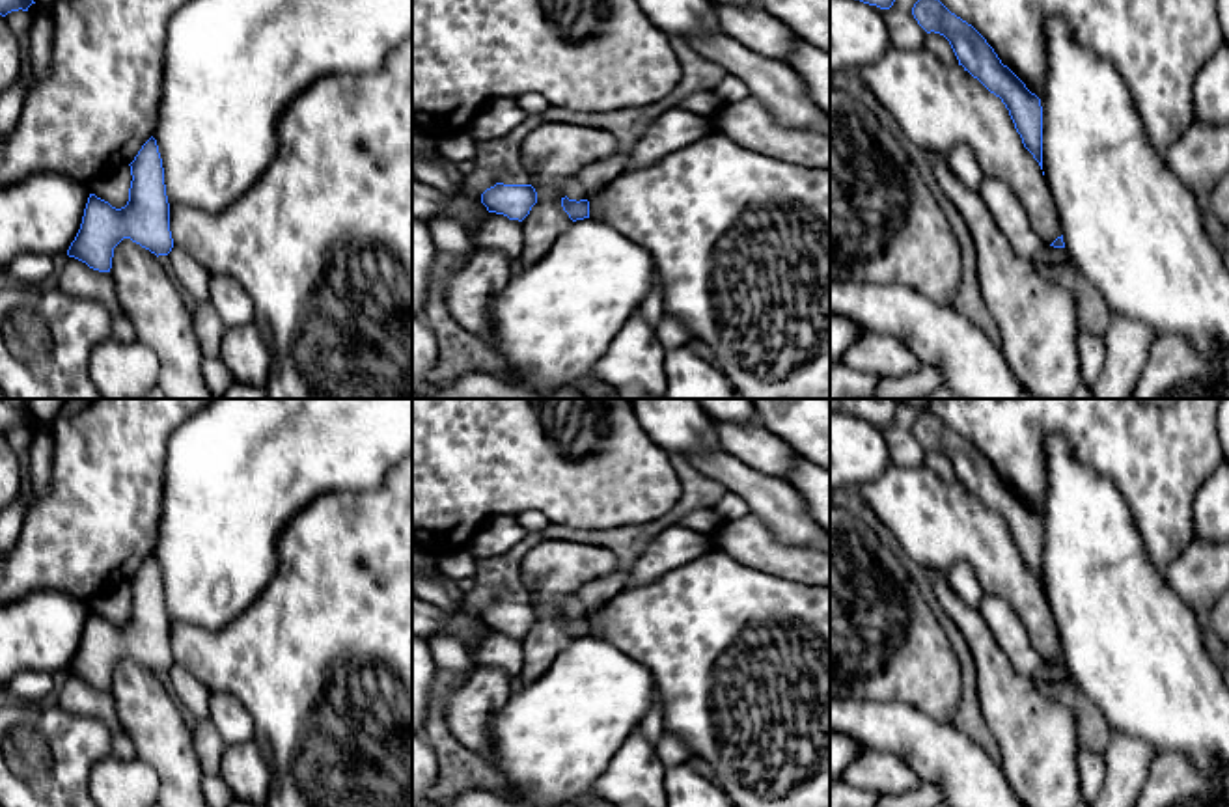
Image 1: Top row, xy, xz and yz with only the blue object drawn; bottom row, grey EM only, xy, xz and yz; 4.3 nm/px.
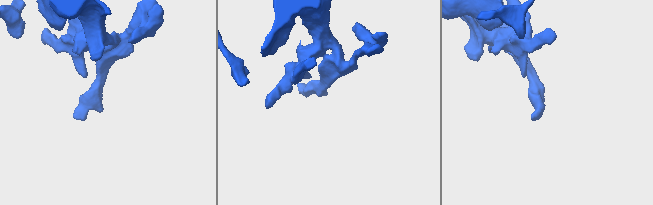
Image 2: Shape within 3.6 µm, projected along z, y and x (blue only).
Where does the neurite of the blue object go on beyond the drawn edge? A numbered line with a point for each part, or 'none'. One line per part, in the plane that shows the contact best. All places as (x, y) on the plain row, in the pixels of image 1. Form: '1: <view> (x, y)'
none

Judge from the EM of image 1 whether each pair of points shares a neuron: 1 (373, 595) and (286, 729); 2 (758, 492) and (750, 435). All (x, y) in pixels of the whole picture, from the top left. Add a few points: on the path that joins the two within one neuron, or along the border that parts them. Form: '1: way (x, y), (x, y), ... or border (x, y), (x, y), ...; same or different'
1: way (355, 629), (323, 660), (310, 696); same
2: border (722, 448), (758, 470), (784, 478); different

